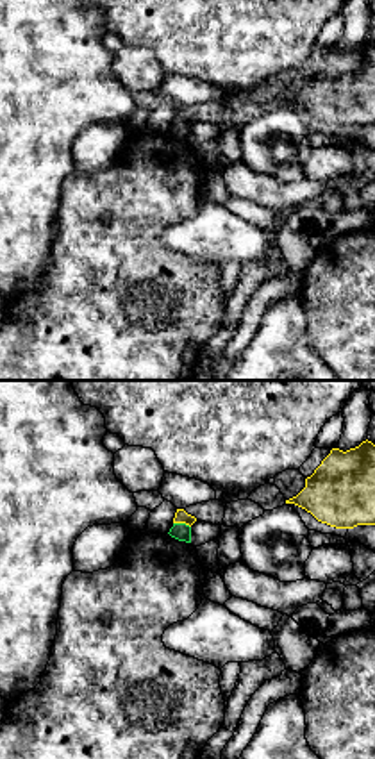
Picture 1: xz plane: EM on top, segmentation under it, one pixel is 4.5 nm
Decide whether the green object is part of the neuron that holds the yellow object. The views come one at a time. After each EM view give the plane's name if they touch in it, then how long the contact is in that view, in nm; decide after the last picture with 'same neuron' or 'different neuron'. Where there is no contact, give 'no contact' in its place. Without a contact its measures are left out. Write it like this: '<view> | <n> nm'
xz | 80 nm

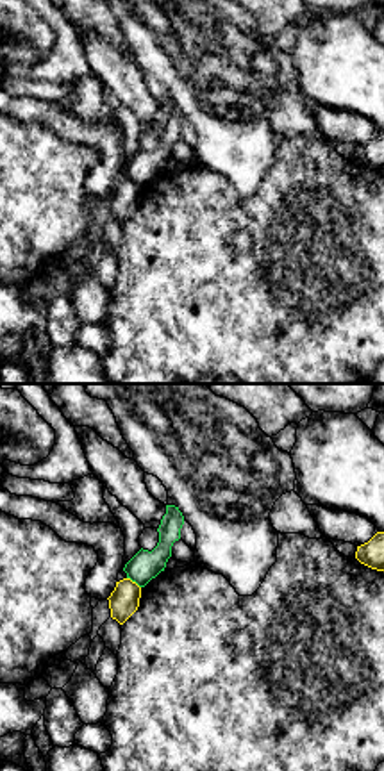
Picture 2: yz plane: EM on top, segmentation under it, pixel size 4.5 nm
yz | 80 nm

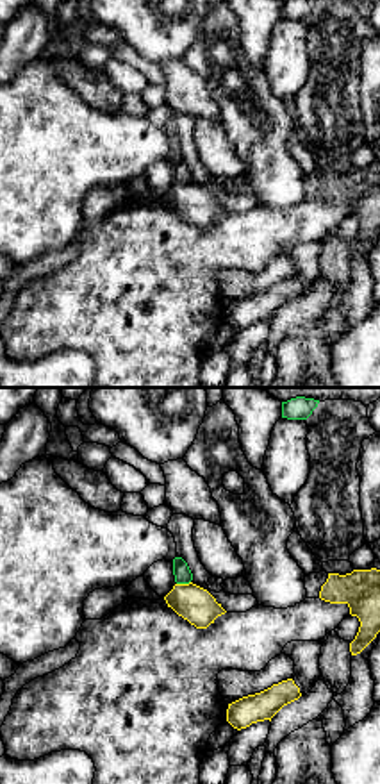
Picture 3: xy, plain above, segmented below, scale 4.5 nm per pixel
xy | 70 nm

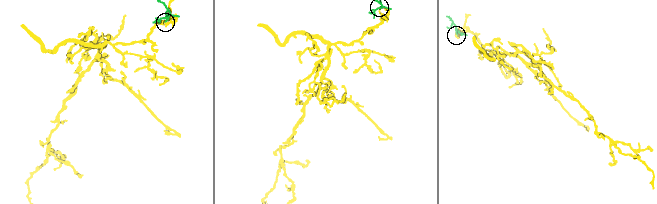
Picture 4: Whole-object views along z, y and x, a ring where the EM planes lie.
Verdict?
different neuron

